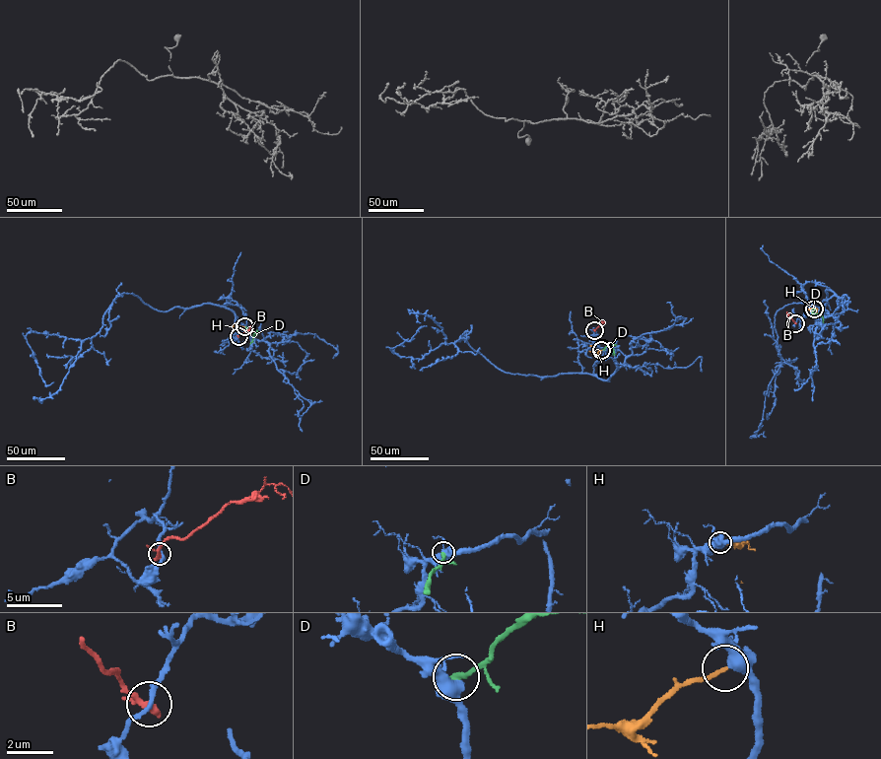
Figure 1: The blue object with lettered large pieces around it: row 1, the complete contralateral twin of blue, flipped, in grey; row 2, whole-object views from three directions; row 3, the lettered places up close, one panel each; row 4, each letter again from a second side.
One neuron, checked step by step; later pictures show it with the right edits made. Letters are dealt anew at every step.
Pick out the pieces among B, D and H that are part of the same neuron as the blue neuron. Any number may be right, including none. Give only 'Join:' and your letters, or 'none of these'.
Join: H

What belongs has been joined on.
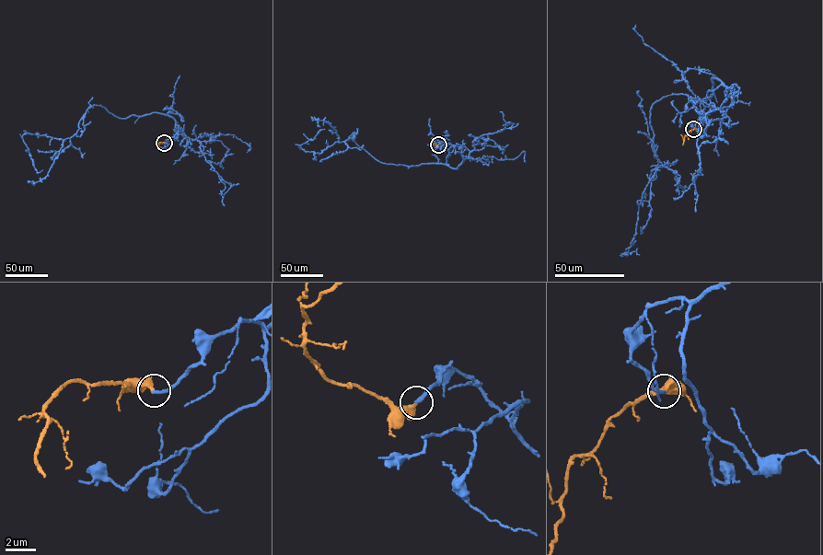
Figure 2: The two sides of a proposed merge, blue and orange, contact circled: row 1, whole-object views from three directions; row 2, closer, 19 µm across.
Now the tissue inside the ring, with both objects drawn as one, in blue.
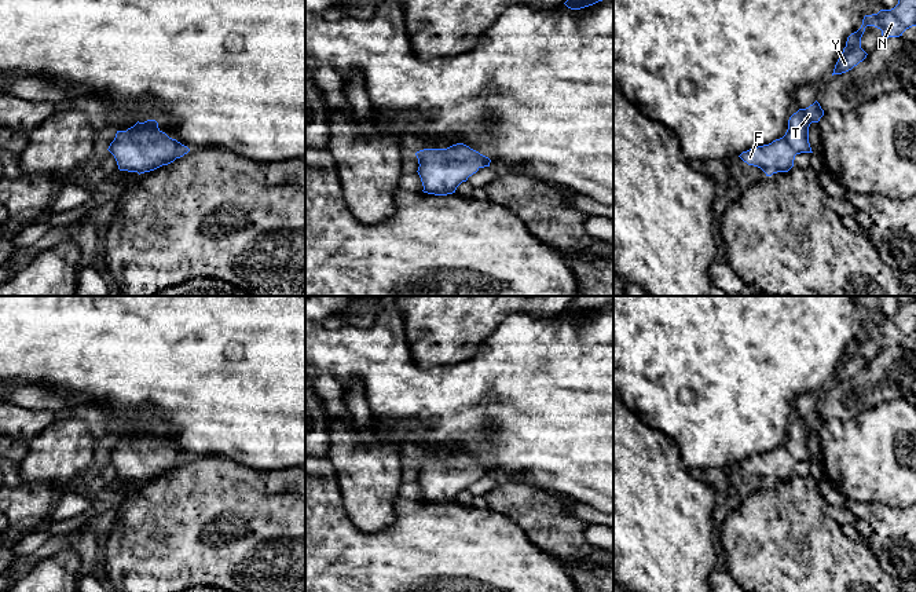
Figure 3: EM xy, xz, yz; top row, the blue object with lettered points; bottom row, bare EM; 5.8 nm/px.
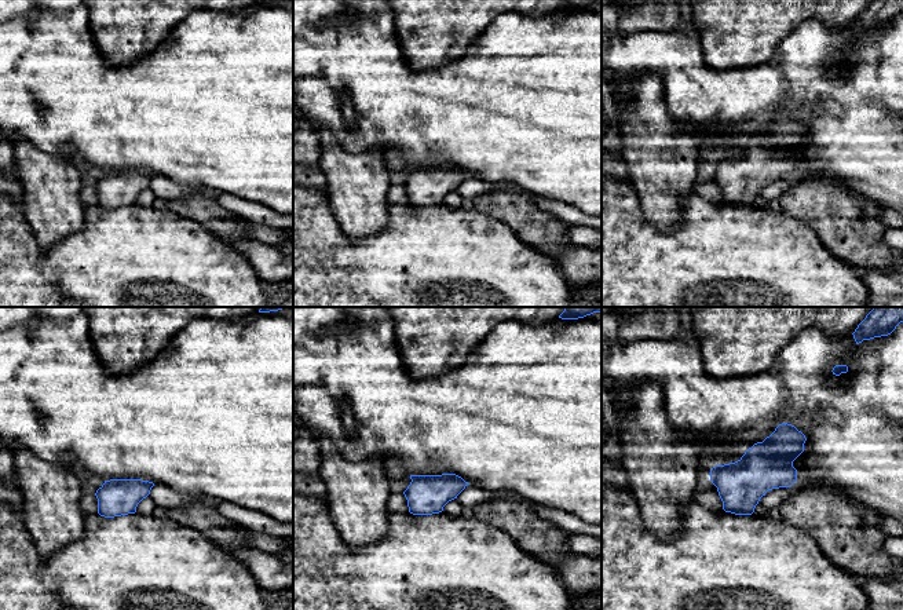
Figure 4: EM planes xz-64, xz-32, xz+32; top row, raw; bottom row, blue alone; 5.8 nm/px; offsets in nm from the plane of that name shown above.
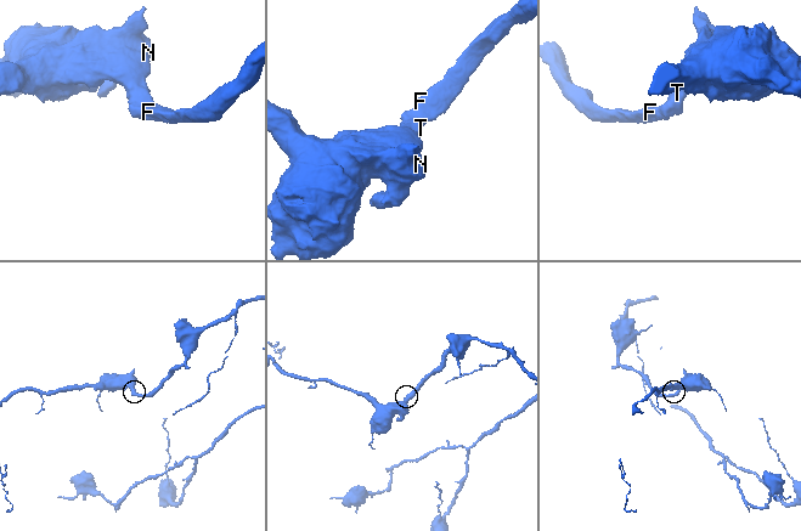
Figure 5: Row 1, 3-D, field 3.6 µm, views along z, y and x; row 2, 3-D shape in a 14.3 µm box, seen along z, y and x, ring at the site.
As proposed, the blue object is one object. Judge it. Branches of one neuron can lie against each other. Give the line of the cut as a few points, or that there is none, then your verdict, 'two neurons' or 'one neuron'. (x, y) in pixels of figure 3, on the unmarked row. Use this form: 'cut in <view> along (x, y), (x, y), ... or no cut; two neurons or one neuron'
no cut; one neuron

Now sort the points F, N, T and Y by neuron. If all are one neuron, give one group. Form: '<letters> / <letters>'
F N T Y

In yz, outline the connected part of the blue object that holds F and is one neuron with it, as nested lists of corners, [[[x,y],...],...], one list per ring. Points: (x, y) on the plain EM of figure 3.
[[[816,409],[789,425],[788,438],[783,446],[743,460],[739,465],[748,474],[761,476],[766,485],[788,480],[794,475],[796,463],[813,461],[809,452],[809,435],[811,431],[818,431],[822,424],[824,419]]]

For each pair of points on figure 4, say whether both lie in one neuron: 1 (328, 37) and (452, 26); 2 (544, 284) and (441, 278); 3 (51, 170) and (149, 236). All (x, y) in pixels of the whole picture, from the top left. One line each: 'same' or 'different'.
1: different
2: same
3: different

